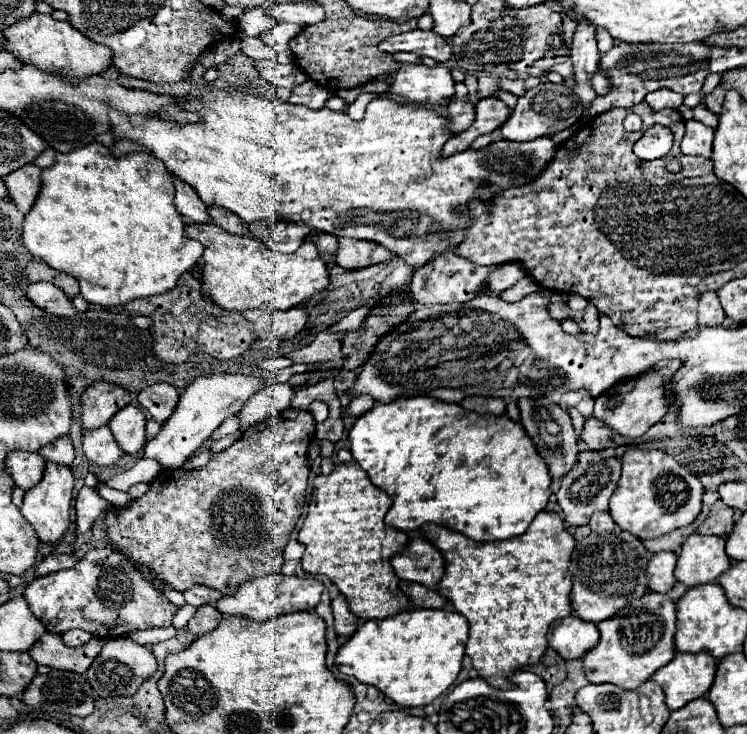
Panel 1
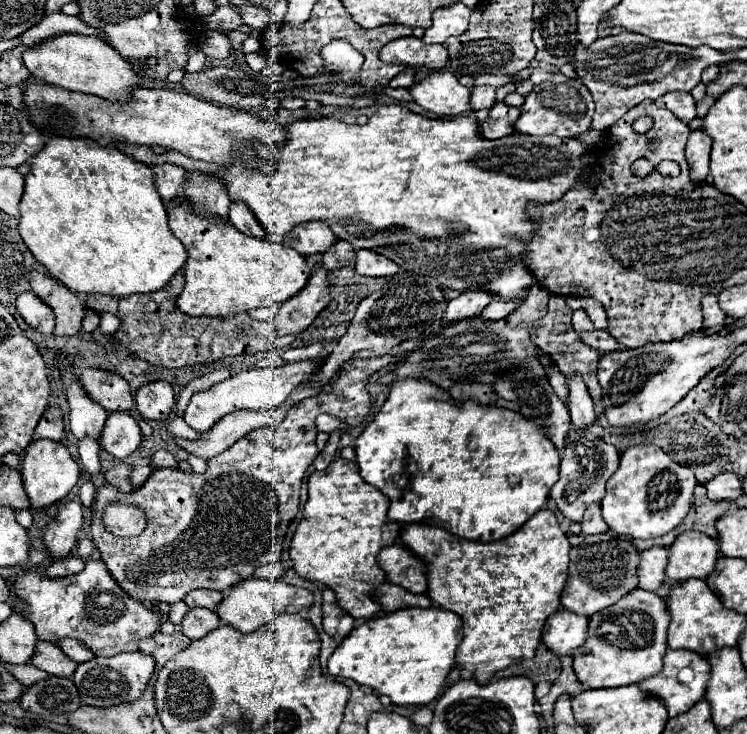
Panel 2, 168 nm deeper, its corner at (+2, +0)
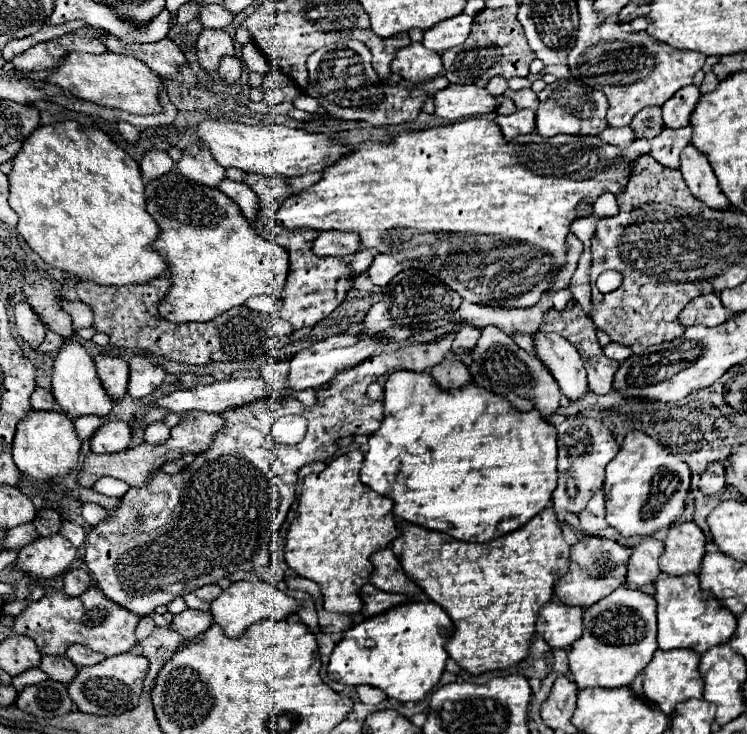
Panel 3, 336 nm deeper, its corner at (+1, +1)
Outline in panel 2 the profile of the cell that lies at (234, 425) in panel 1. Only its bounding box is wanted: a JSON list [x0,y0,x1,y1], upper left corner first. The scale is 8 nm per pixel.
[167,417,201,439]

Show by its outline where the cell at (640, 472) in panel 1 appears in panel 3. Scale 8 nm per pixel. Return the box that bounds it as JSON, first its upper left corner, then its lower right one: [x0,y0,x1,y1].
[606,432,690,536]

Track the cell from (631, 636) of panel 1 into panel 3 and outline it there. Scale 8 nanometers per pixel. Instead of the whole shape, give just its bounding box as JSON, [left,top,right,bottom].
[570,588,656,688]

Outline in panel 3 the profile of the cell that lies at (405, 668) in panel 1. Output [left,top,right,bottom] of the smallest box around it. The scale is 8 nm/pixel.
[328,604,454,702]

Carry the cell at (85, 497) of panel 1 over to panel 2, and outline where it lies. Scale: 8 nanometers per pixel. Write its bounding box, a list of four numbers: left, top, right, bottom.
[43,501,83,557]

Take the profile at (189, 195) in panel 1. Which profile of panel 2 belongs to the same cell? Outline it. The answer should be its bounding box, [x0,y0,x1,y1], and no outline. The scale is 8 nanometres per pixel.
[153,163,187,203]

